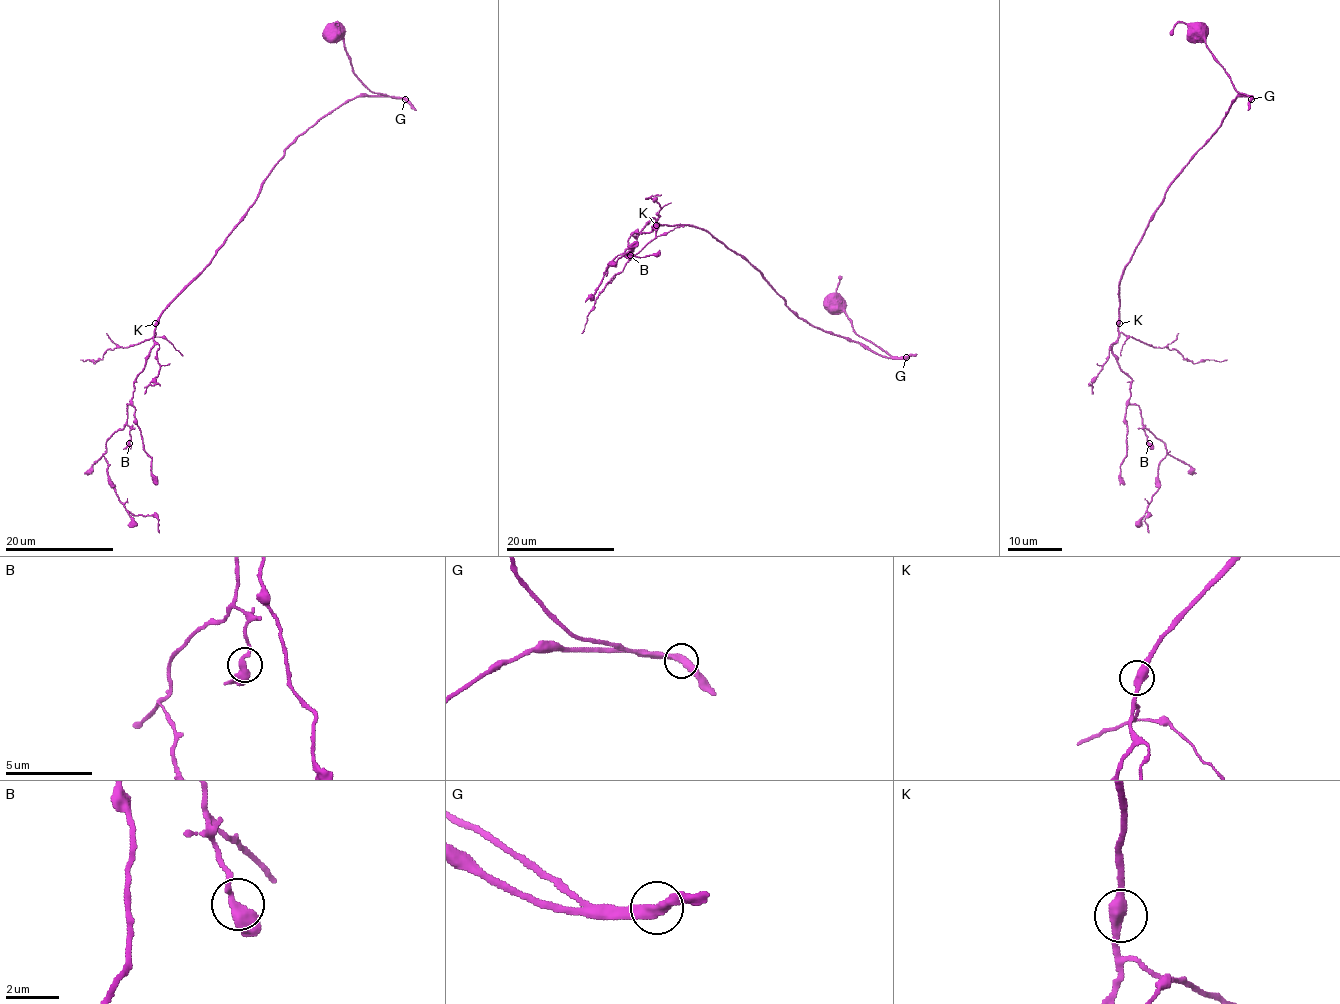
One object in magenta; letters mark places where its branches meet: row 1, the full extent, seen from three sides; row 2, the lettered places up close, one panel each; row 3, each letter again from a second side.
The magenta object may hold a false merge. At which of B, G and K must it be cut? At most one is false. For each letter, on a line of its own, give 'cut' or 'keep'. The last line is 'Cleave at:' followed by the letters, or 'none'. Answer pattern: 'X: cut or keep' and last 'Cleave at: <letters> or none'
B: keep
G: keep
K: keep
Cleave at: none

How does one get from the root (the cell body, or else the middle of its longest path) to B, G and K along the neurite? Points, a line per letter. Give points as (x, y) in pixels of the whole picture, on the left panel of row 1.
B: (331, 30), (353, 72), (387, 95), (346, 100), (308, 127), (212, 261), (163, 311), (127, 405), (129, 443)
G: (331, 30), (329, 26), (342, 38), (353, 72), (372, 91), (405, 100)
K: (331, 30), (342, 38), (353, 72), (387, 95), (346, 100), (308, 127), (212, 261), (155, 323)

